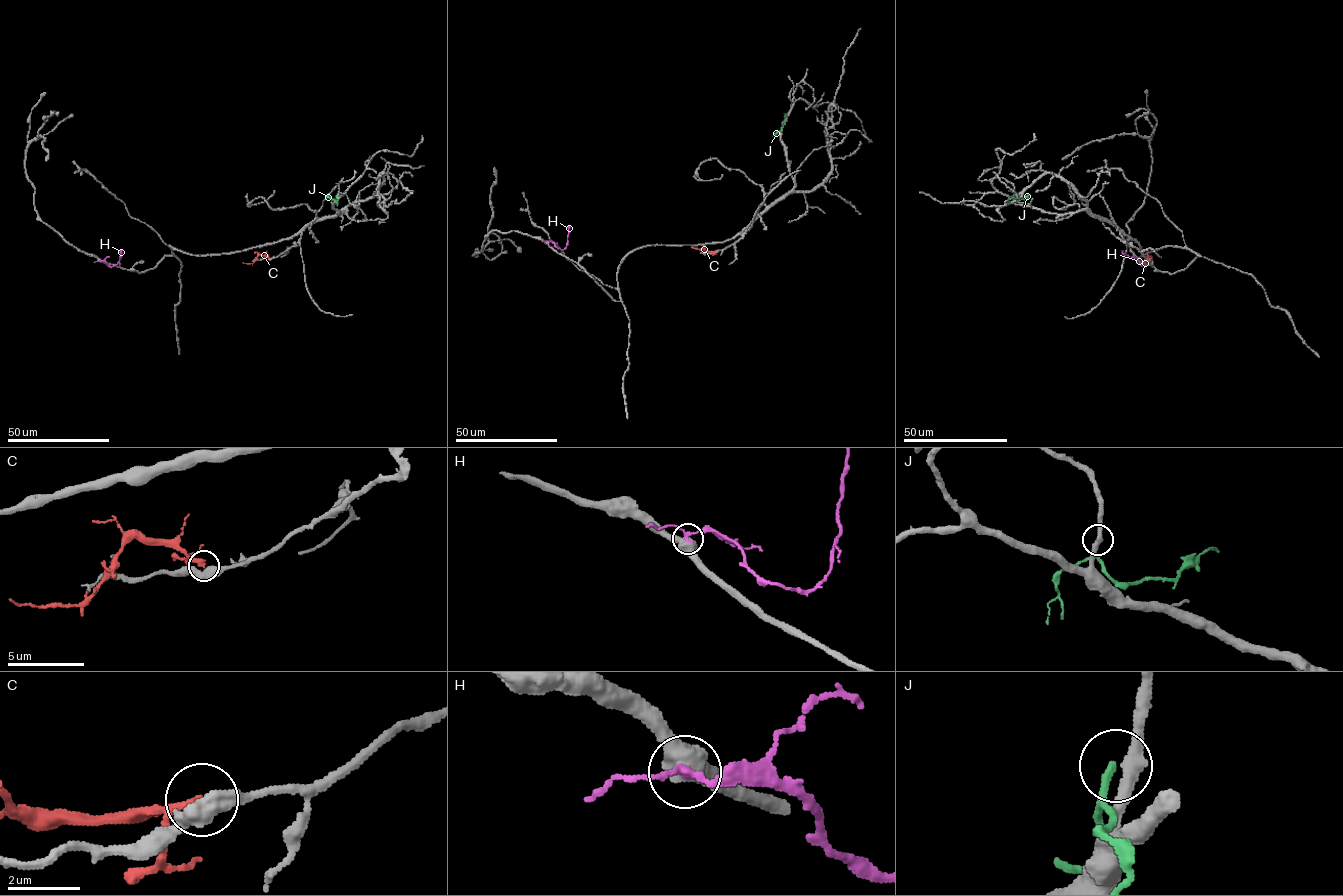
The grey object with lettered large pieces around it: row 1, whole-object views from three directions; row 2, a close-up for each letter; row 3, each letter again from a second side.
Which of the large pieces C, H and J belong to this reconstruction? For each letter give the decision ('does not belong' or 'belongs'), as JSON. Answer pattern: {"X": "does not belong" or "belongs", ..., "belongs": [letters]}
{"C": "does not belong", "H": "does not belong", "J": "does not belong", "belongs": []}

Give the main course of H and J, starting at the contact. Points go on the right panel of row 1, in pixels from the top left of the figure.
H: (1138, 262), (1123, 251)
J: (1014, 194), (1018, 199), (1031, 195)

